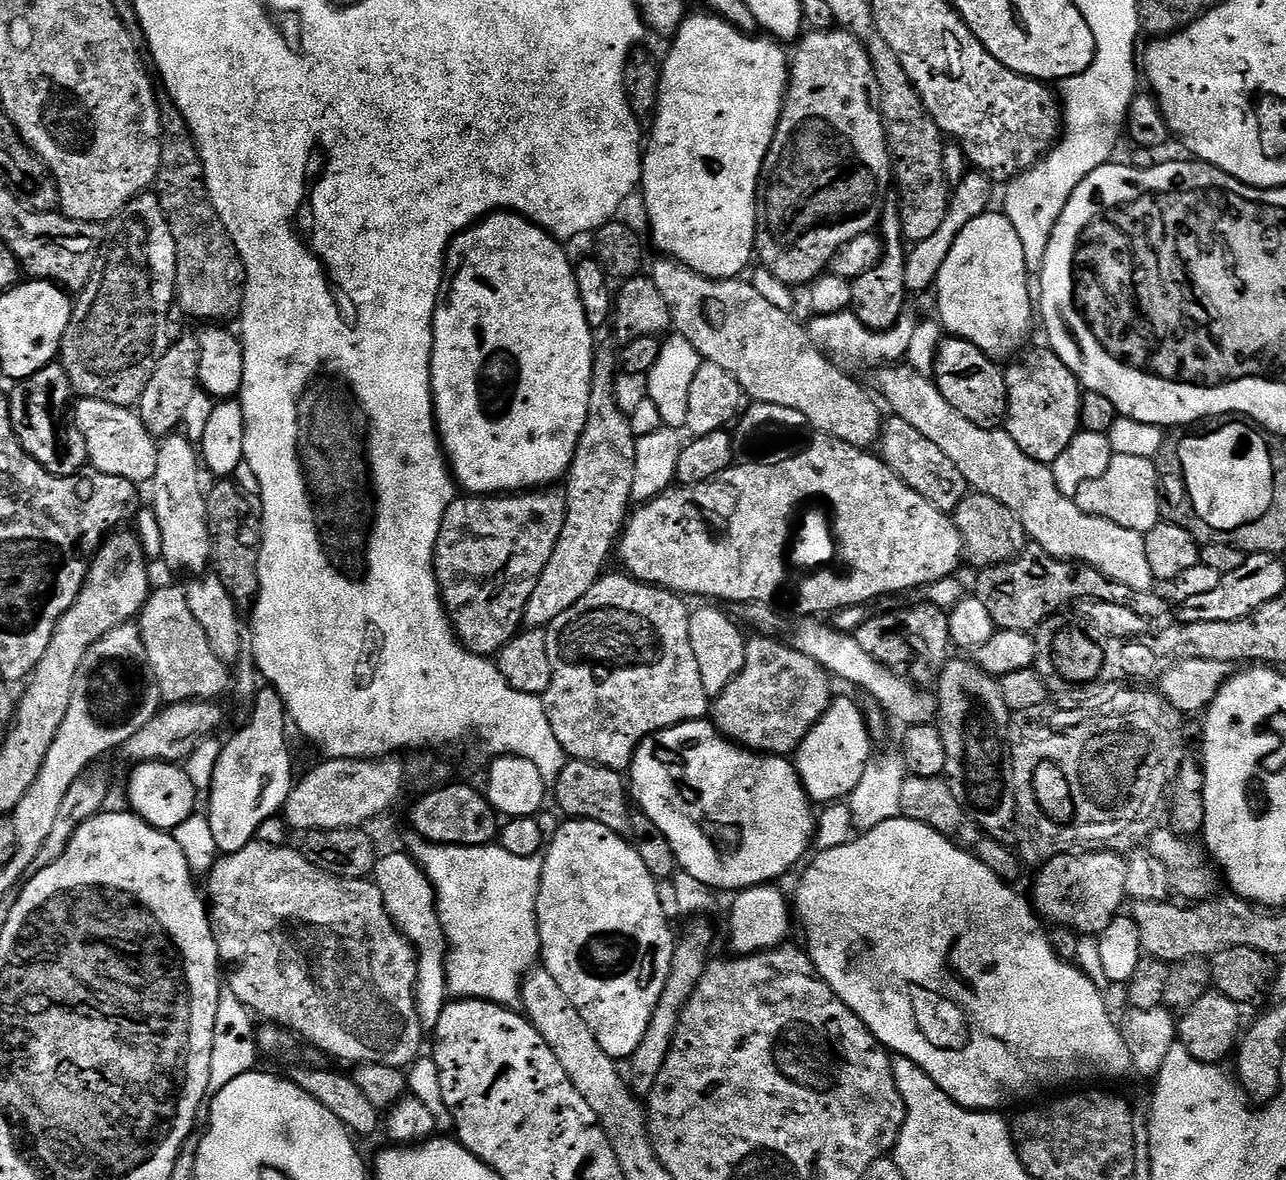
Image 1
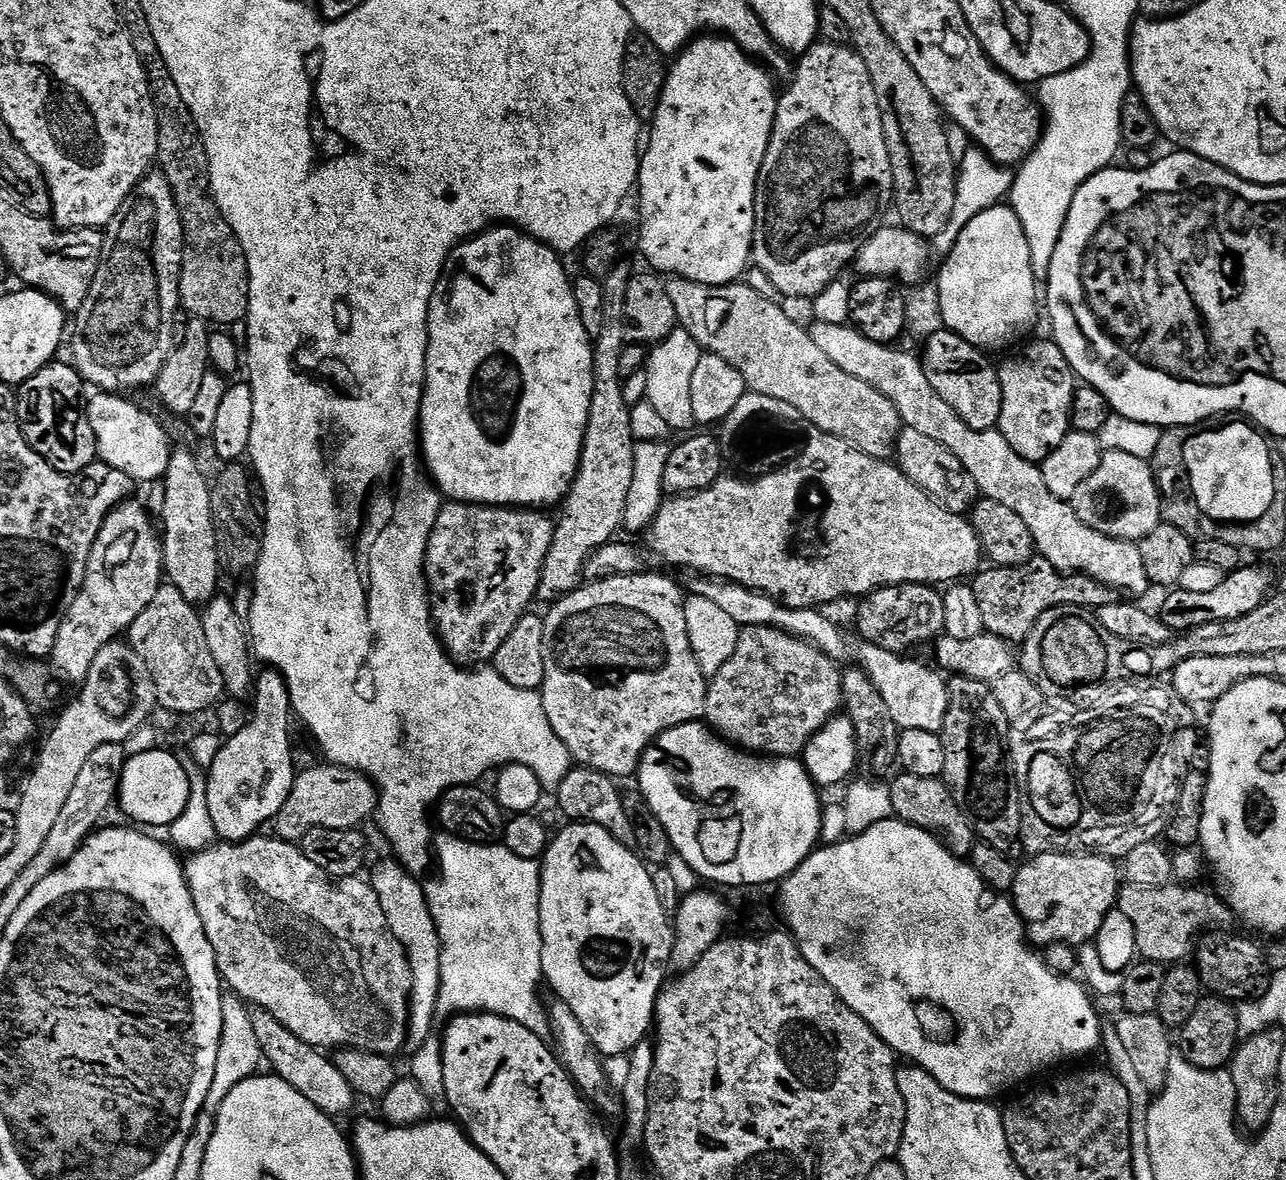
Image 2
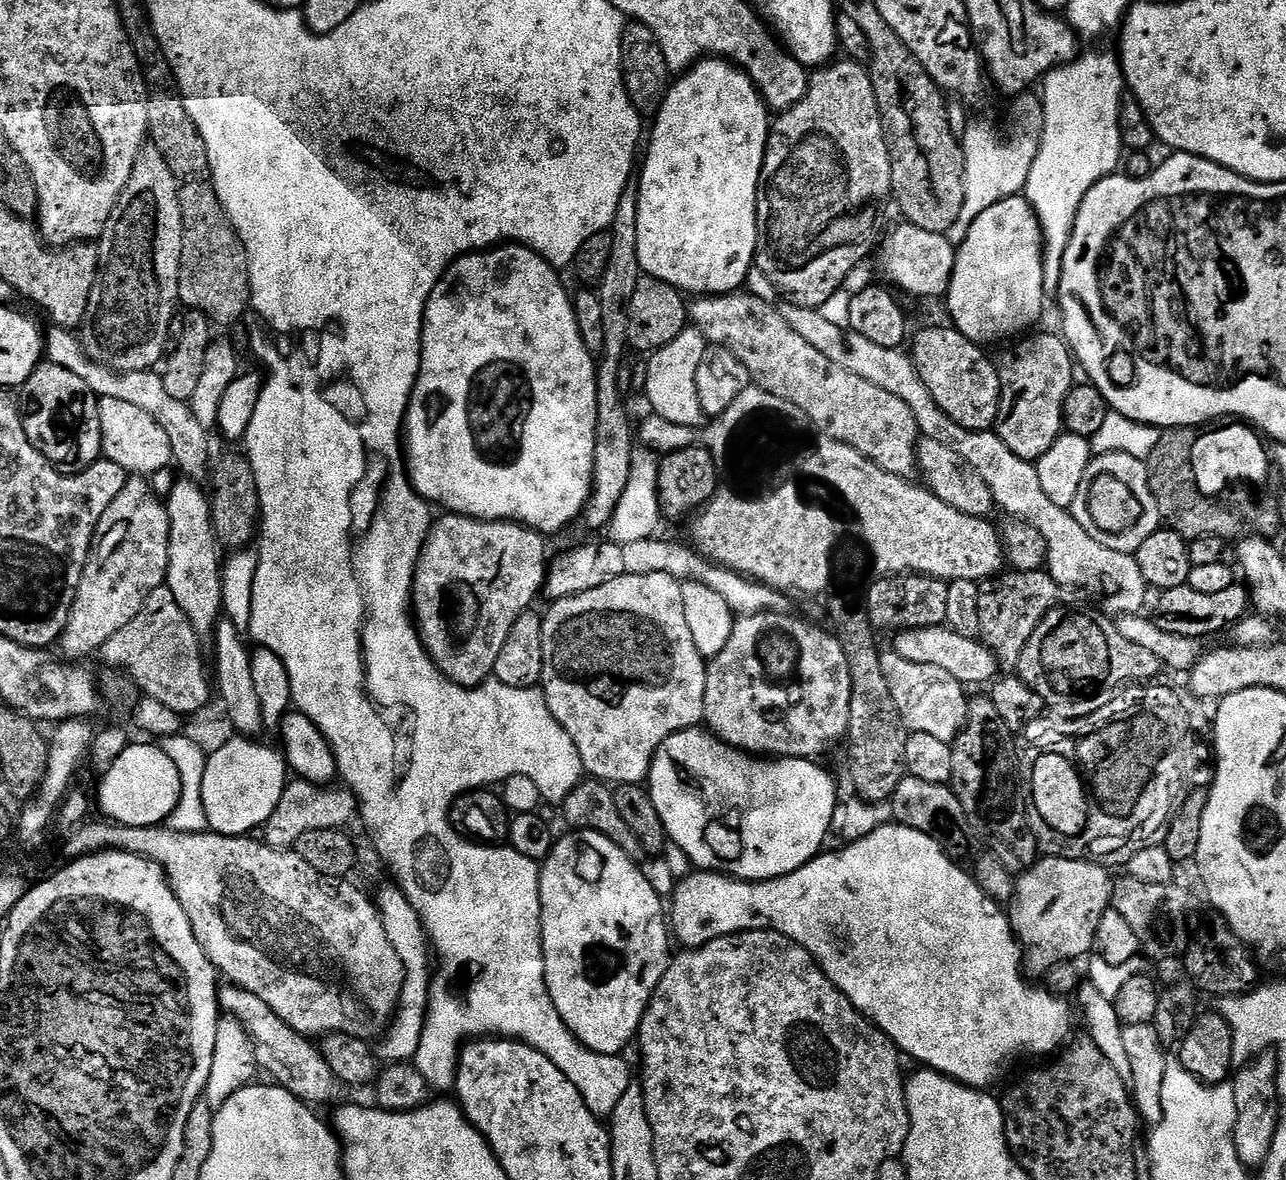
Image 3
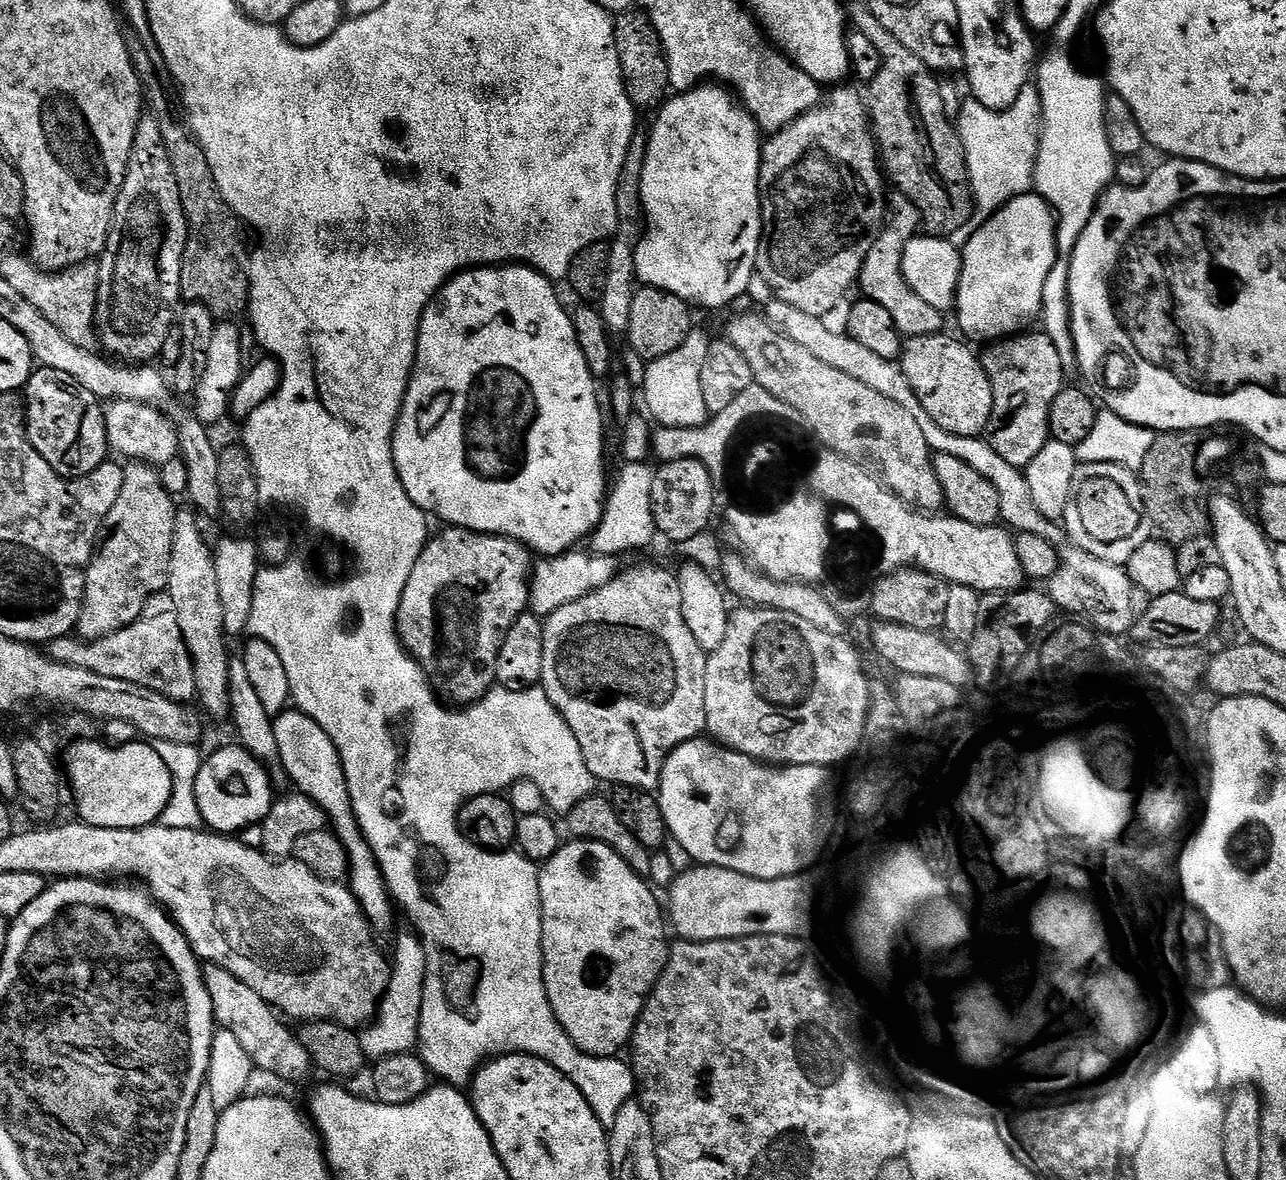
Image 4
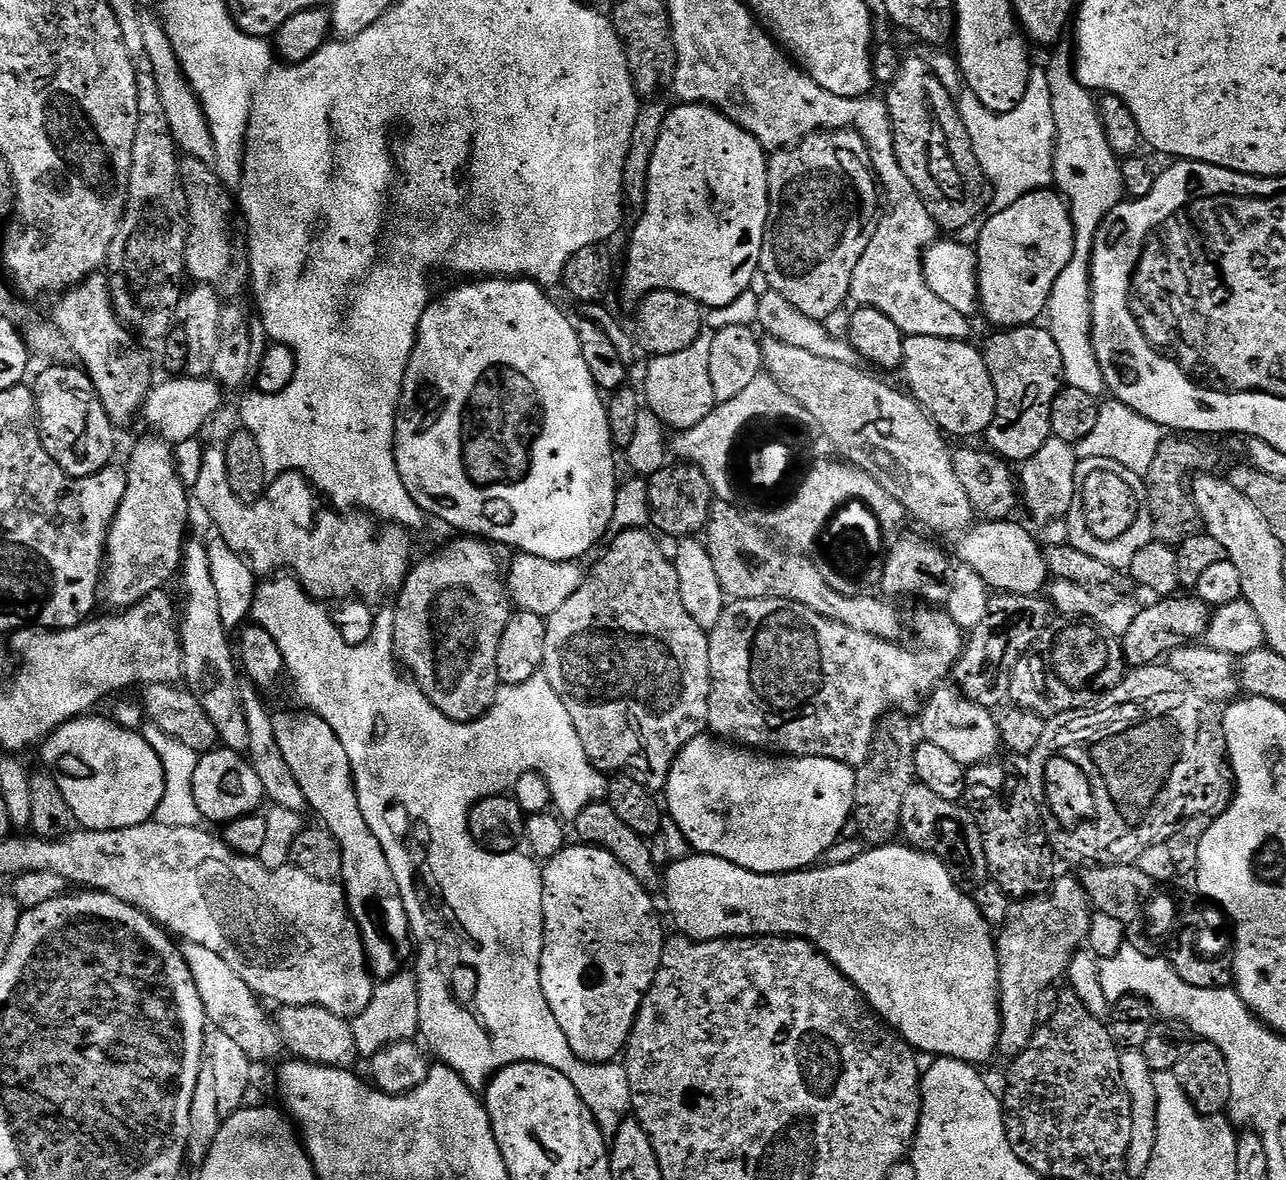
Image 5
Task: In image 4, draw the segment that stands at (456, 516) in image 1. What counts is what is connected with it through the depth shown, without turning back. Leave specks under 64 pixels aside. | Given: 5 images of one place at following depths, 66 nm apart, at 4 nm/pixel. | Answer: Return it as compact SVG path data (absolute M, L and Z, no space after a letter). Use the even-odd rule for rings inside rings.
M455 526L441 527L441 532L431 537L425 544L414 570L410 574L410 582L406 582L406 590L402 590L402 602L398 606L396 615L396 631L400 634L400 641L405 649L422 666L428 679L432 681L433 688L441 697L449 696L451 703L456 706L467 706L475 704L491 692L496 684L496 663L498 662L498 650L502 650L502 642L514 626L516 619L529 611L530 608L530 569L534 564L534 556L527 544L519 540L512 540L508 536L496 536L490 532L476 532L470 528L458 528Z

